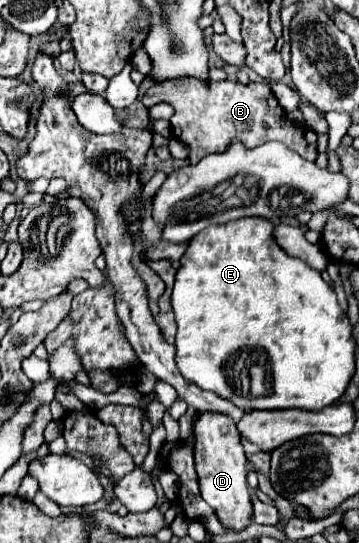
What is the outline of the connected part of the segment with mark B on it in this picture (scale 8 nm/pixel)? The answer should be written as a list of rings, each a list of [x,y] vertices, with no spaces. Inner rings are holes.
[[[176,80],[154,84],[142,98],[146,108],[152,108],[158,102],[166,102],[174,108],[170,118],[172,134],[182,144],[190,148],[188,162],[194,166],[208,154],[224,152],[230,146],[232,138],[240,138],[246,148],[256,148],[270,140],[280,140],[302,158],[314,162],[318,158],[318,136],[308,126],[296,126],[286,120],[286,114],[278,100],[274,98],[268,84],[240,84],[240,82],[210,82],[210,80]]]

